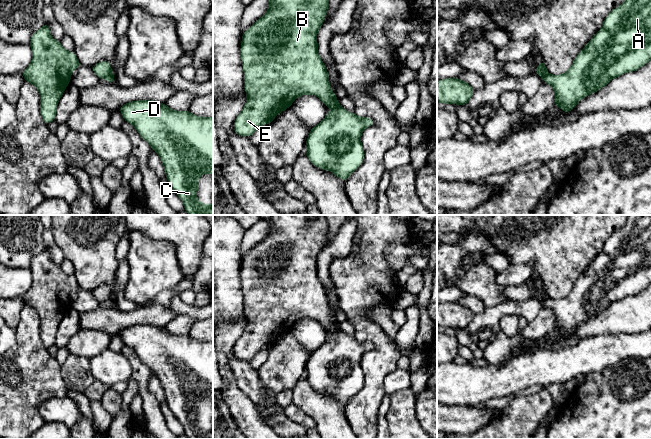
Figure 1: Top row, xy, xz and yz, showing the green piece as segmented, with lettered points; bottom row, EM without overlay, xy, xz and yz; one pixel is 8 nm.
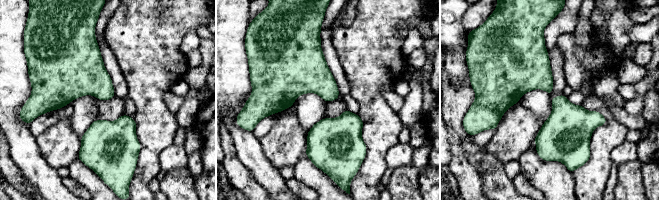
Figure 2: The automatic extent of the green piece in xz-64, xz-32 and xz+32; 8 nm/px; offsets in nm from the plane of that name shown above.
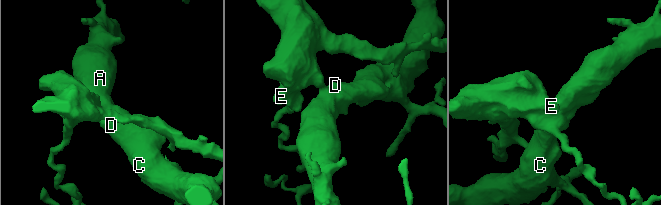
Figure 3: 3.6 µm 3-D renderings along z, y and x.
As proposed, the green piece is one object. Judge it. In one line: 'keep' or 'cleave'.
cleave

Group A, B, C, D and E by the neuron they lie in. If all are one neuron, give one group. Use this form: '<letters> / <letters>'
A C D / B E

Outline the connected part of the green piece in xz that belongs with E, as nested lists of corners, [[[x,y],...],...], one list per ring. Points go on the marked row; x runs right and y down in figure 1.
[[[269,0],[266,13],[243,32],[240,54],[247,100],[233,124],[236,134],[250,137],[259,127],[271,124],[275,117],[291,107],[299,96],[315,95],[324,104],[336,98],[325,64],[319,56],[316,38],[324,24],[328,8],[329,0]]]

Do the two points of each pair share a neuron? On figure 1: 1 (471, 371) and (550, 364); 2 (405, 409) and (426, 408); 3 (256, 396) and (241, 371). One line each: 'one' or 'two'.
1: one
2: two
3: one

